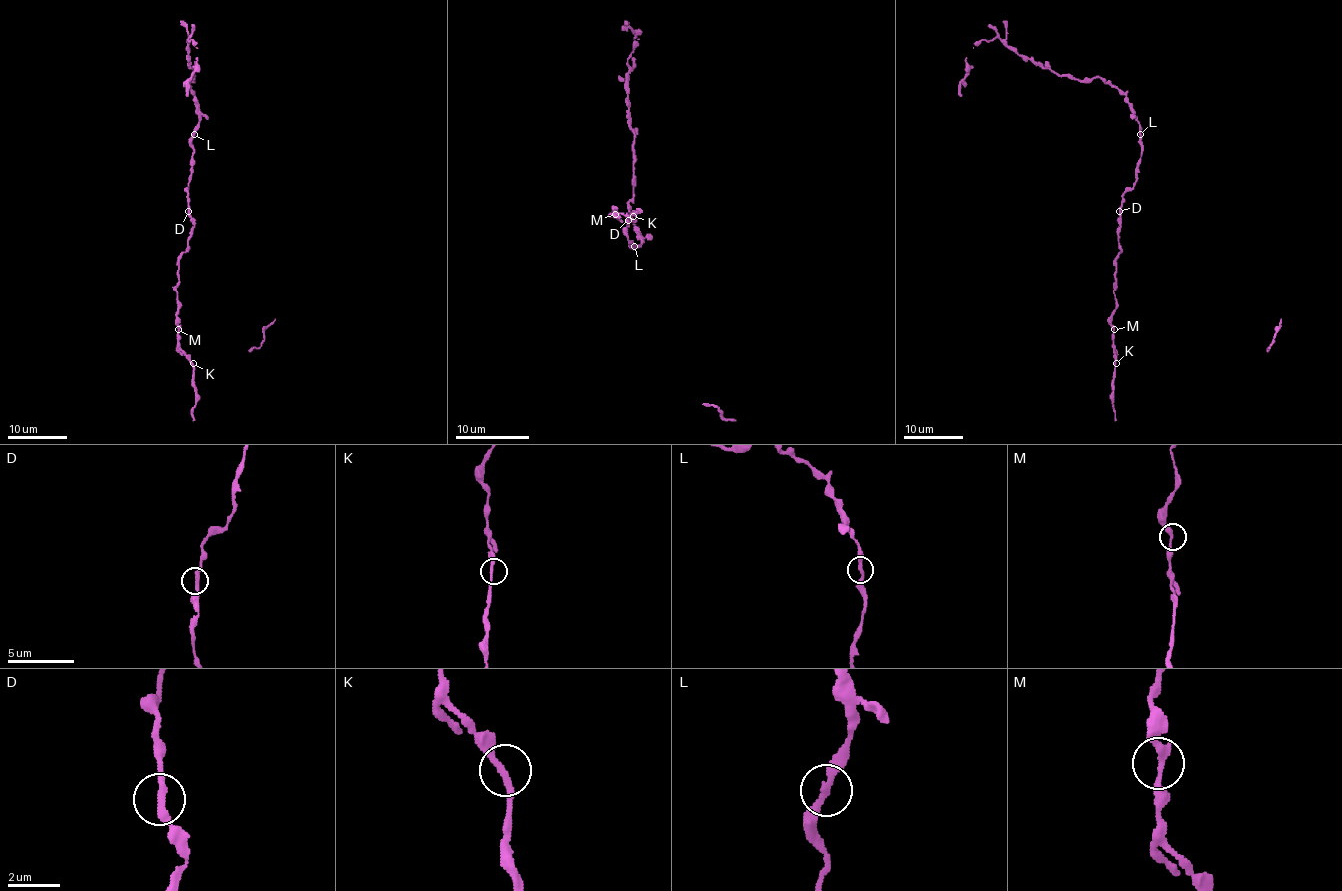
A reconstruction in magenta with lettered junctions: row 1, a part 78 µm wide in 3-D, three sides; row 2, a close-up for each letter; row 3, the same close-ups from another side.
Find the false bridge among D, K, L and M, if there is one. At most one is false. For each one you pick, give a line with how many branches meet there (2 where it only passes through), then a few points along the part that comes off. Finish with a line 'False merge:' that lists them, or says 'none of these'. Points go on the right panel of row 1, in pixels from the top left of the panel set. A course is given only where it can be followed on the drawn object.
False merge: none of these

